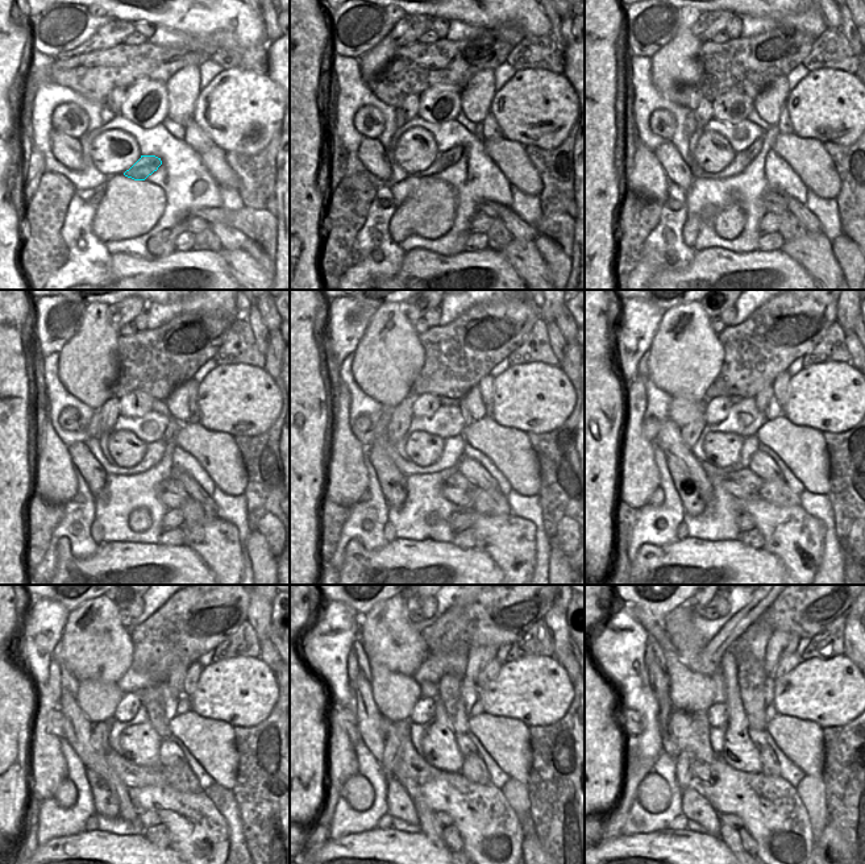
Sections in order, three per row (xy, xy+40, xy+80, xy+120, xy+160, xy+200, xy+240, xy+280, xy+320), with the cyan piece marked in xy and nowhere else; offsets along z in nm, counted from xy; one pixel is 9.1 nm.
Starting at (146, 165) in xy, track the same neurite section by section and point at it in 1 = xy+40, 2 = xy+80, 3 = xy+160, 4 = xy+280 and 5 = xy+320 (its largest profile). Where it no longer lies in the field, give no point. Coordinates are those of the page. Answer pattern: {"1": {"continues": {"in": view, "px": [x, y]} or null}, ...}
{"1": {"continues": {"in": "xy+40", "px": [449, 158]}}, "2": {"continues": {"in": "xy+80", "px": [752, 152]}}, "3": {"continues": {"in": "xy+160", "px": [468, 419]}}, "4": {"continues": {"in": "xy+280", "px": [478, 656]}}, "5": {"continues": {"in": "xy+320", "px": [781, 643]}}}

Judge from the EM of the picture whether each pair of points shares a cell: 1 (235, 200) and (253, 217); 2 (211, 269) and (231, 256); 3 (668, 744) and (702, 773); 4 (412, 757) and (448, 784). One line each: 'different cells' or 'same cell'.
1: different cells
2: different cells
3: different cells
4: different cells

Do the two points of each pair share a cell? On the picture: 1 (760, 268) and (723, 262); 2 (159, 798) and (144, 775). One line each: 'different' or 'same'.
1: same
2: different

